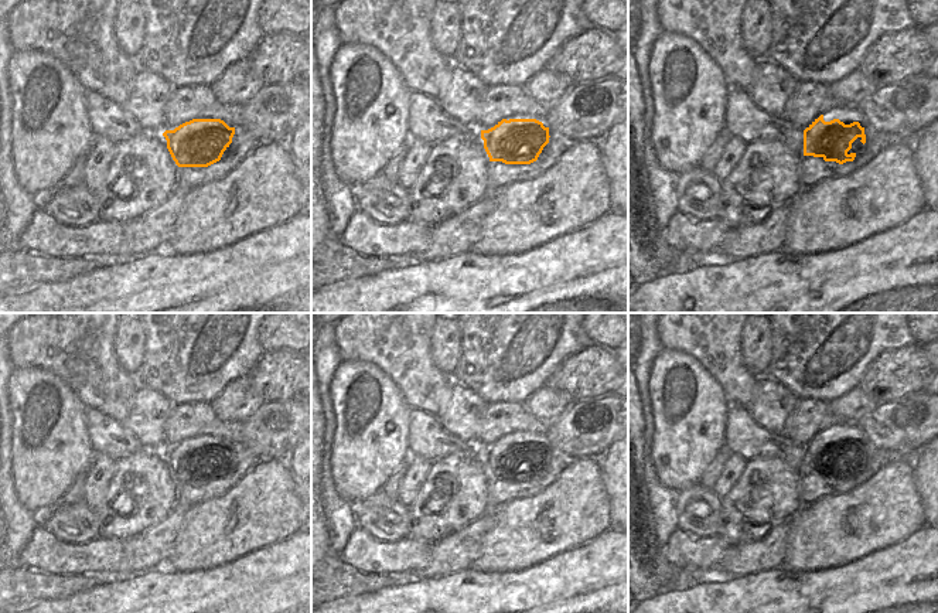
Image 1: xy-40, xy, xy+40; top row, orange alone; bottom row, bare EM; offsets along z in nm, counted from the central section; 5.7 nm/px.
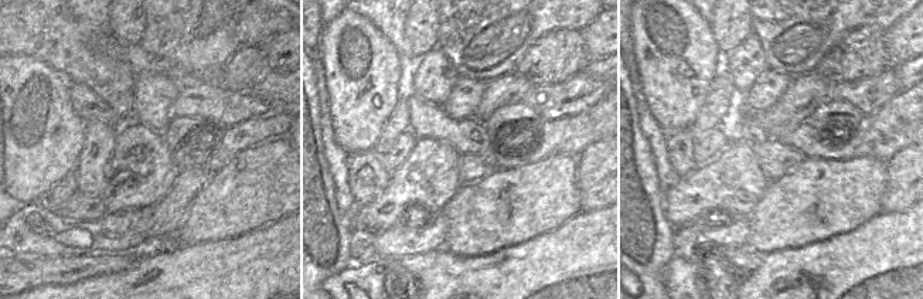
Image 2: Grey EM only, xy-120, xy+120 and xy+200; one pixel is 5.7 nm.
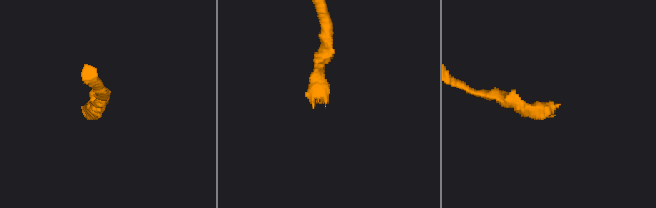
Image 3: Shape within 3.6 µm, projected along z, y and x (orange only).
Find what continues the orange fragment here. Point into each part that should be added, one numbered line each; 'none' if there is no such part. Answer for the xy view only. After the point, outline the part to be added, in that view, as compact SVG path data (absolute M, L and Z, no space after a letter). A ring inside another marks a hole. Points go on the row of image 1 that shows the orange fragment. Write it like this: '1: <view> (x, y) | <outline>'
1: xy (543, 119) | M516 113L514 116L506 118L506 120L509 120L509 119L536 119L536 120L542 122L545 127L549 127L549 120L546 116L528 116L525 113Z

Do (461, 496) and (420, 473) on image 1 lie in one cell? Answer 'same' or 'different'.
different

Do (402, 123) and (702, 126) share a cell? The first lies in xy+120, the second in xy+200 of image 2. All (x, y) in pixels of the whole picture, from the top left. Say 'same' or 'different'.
same

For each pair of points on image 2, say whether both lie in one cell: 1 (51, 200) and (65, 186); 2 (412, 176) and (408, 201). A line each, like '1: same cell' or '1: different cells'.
1: same cell
2: same cell

